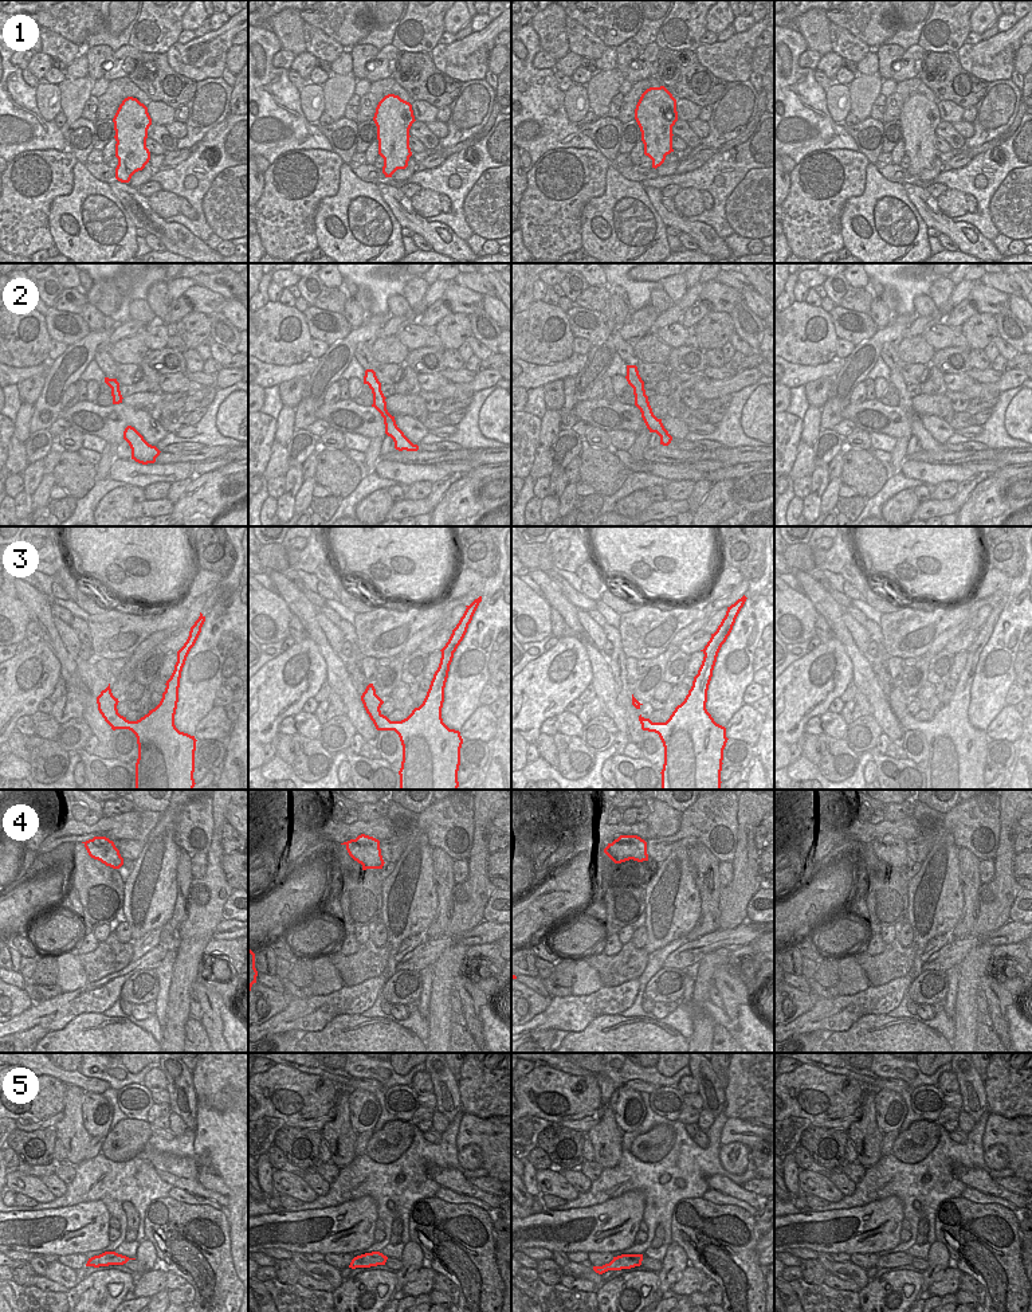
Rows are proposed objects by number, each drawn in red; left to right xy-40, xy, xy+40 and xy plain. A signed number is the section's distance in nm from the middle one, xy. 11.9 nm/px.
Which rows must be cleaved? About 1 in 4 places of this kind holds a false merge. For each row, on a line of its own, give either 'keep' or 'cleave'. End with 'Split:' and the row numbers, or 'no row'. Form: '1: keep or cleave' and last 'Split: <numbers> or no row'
1: keep
2: keep
3: keep
4: cleave
5: keep
Split: 4

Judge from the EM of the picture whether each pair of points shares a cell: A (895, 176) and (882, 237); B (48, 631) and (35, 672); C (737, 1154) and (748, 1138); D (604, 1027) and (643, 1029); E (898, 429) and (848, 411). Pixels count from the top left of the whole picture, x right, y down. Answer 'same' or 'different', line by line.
A: different
B: different
C: different
D: same
E: same

